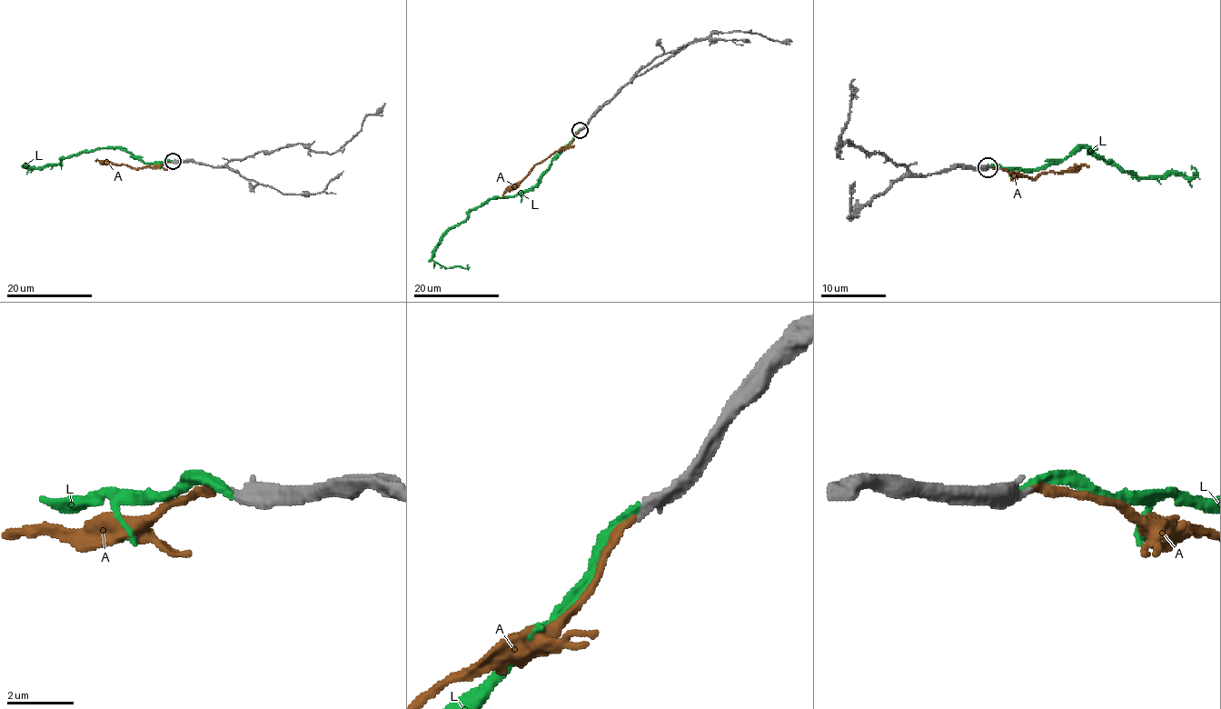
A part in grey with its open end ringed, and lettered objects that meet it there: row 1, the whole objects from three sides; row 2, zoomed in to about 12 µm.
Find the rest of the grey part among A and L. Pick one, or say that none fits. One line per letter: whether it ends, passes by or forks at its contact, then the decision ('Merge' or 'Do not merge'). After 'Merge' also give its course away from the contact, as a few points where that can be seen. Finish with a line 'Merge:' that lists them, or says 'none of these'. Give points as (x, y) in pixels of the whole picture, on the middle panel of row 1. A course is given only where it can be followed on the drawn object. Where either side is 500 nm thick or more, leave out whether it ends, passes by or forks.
A: It ends there. Do not merge
L: It ends there. Merge. Its course: (580, 130), (529, 188), (514, 195), (488, 198), (444, 234), (432, 259), (446, 267), (461, 265), (468, 270)
Merge: L

